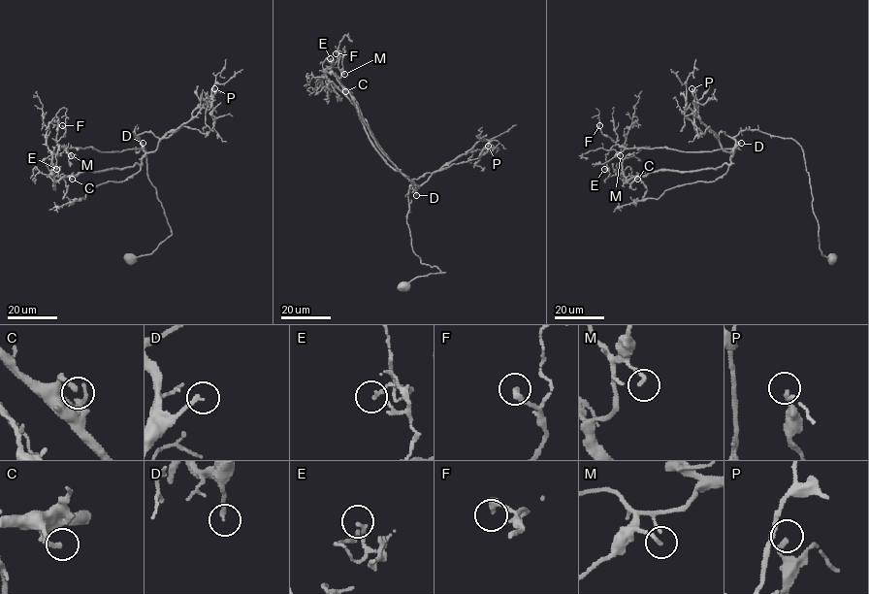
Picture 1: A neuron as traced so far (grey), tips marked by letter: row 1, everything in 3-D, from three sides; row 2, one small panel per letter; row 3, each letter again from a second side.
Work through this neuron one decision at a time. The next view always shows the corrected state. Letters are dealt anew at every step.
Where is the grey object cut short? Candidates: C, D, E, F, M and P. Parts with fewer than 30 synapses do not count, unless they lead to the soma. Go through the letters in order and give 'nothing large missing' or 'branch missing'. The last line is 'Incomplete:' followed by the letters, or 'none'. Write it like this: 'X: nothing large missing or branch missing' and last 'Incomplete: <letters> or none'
C: nothing large missing
D: branch missing
E: nothing large missing
F: nothing large missing
M: nothing large missing
P: nothing large missing
Incomplete: D

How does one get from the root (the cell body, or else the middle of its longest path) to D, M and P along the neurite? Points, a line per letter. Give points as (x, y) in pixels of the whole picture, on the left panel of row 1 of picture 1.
D: (128, 257), (150, 254), (171, 234), (148, 178), (145, 150), (133, 134), (135, 129), (143, 143)
M: (128, 257), (150, 254), (171, 234), (135, 129), (141, 148), (66, 148), (71, 155)
P: (128, 257), (150, 254), (171, 234), (133, 132), (161, 139), (210, 104), (214, 88)

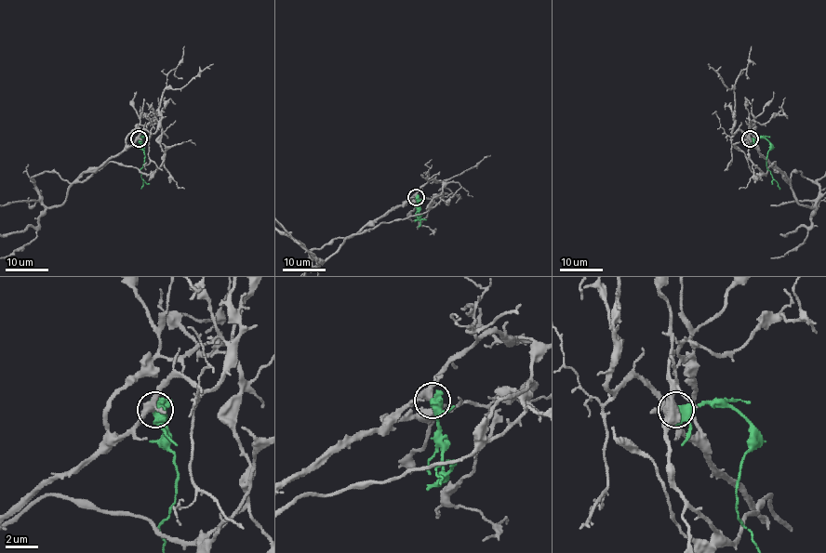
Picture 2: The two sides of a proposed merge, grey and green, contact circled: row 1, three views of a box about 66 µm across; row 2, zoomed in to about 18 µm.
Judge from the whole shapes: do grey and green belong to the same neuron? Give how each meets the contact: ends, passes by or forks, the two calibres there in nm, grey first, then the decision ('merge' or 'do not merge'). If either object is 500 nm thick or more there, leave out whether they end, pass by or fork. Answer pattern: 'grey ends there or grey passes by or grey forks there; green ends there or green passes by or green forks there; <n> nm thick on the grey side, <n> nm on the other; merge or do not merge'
grey forks there; green passes by; 300 nm thick on the grey side, 480 nm on the other; merge

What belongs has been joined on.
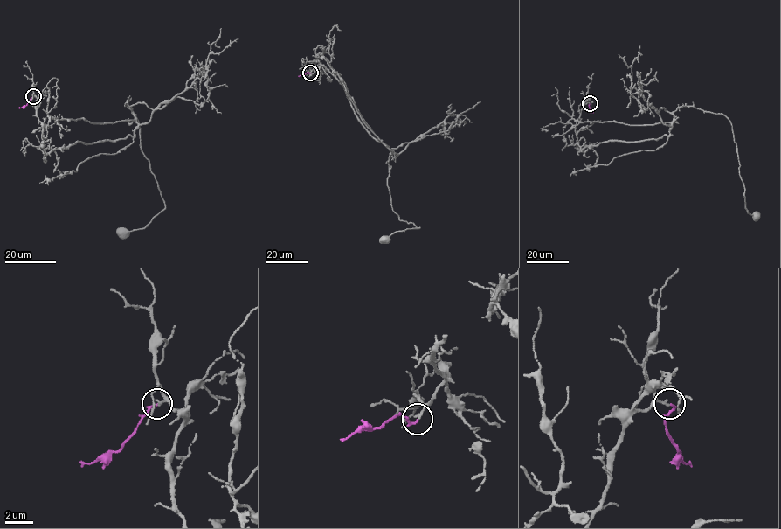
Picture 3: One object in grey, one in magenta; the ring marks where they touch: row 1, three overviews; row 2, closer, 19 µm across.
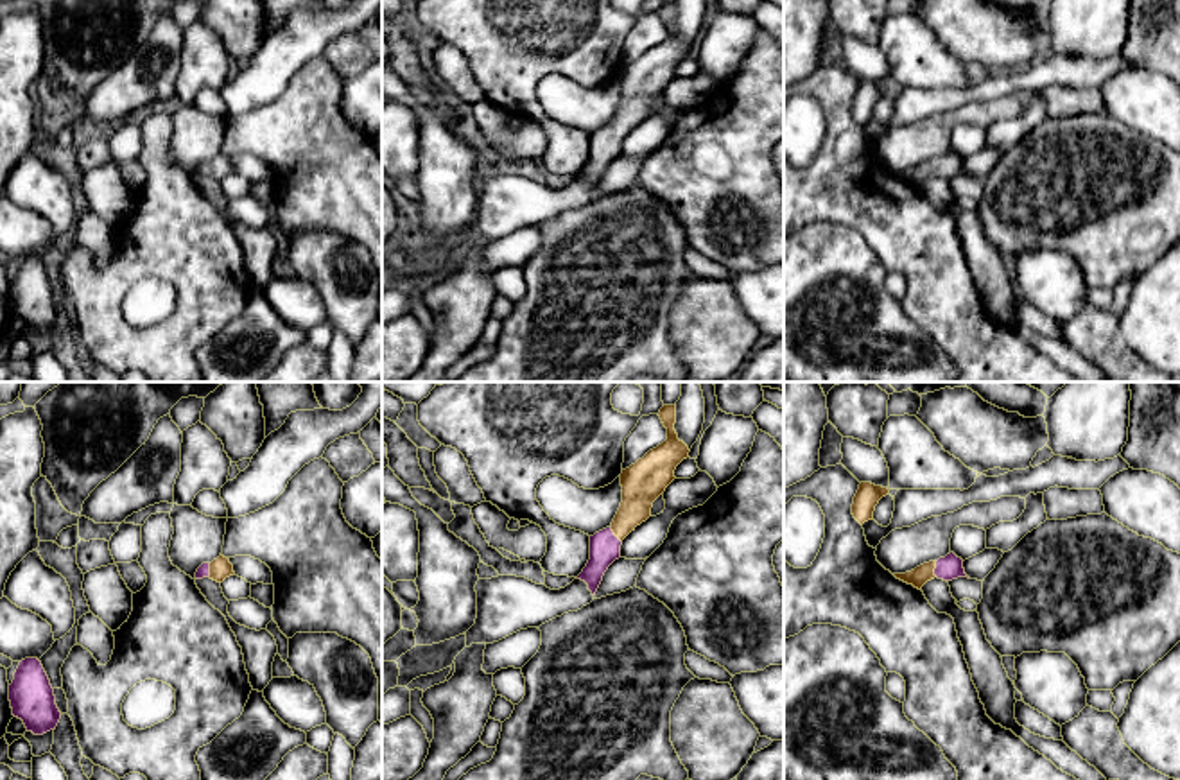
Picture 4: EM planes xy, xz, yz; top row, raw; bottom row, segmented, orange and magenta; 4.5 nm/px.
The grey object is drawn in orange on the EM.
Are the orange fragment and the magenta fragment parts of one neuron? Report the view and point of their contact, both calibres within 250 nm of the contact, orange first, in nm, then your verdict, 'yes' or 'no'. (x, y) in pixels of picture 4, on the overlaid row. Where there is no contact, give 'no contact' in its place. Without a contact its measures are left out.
contact yz (935, 567); calibres 80 and 110 nm; yes

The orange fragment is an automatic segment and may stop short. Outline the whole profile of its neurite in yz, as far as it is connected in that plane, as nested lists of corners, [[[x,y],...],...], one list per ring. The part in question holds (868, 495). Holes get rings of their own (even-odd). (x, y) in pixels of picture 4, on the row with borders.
[[[861,482],[854,497],[852,515],[863,525],[868,520],[873,520],[875,506],[882,497],[889,493],[888,488],[875,486],[872,482]]]

